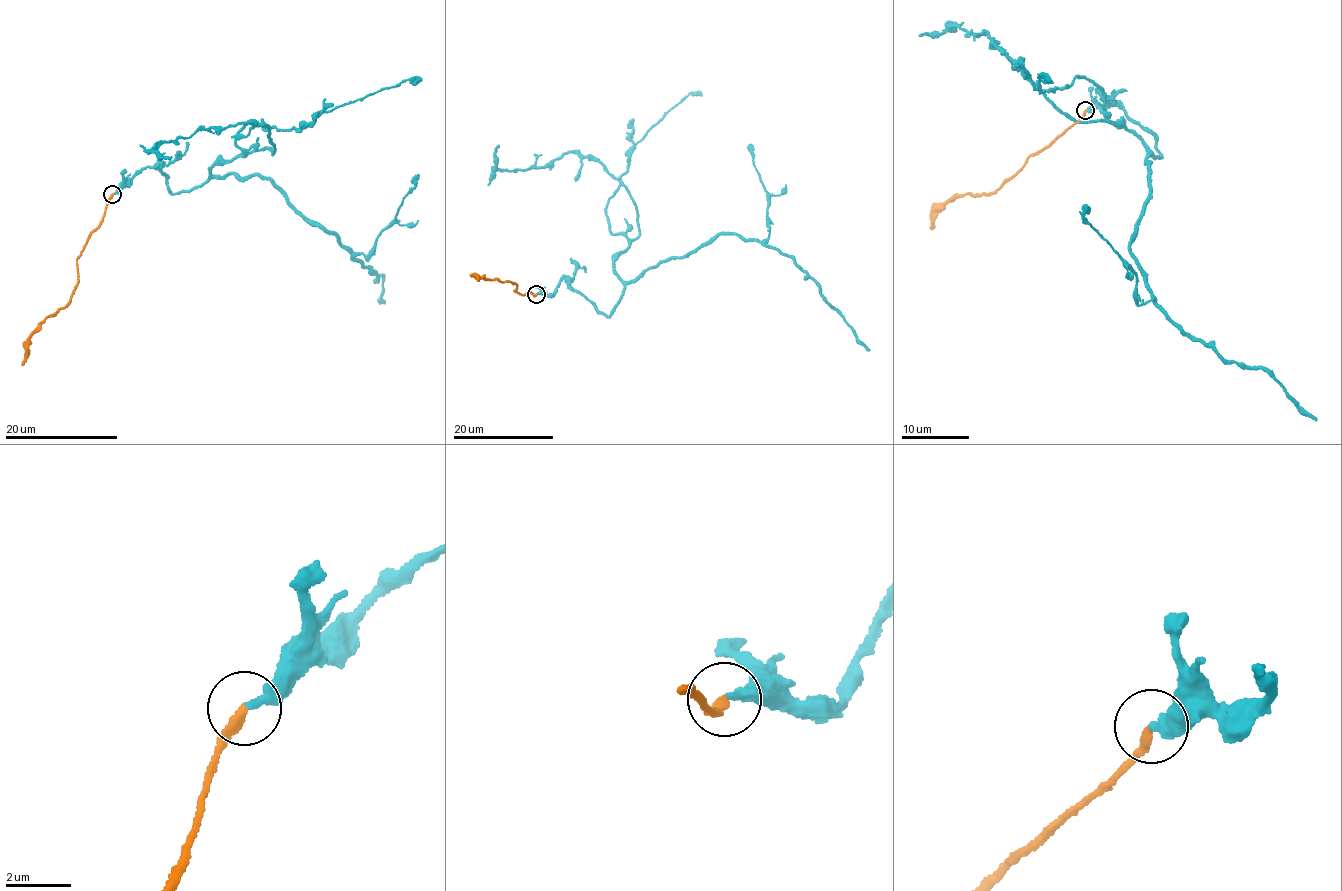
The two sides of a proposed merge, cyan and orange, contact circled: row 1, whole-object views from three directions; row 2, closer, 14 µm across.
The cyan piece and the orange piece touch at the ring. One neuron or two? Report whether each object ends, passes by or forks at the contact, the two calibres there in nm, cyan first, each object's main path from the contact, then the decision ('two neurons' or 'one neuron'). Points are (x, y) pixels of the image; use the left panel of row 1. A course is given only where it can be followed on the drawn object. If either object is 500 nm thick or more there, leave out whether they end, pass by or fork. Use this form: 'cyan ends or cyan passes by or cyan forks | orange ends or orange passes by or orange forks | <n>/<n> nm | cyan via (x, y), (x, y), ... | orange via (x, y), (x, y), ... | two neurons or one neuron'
cyan ends | orange ends | 280/260 nm | cyan via (112, 194), (147, 167), (179, 194), (211, 178), (257, 175), (382, 275), (384, 303) | orange via (112, 194), (77, 261), (78, 278), (69, 301), (54, 315), (46, 316), (32, 333), (22, 365) | one neuron

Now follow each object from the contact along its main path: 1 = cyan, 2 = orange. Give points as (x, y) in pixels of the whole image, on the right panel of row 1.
1: (1086, 109), (1114, 102), (1160, 155), (1147, 149), (1151, 189), (1130, 247), (1153, 300), (1317, 420)
2: (1086, 109), (1081, 119), (993, 191), (952, 197), (936, 212), (931, 229)

